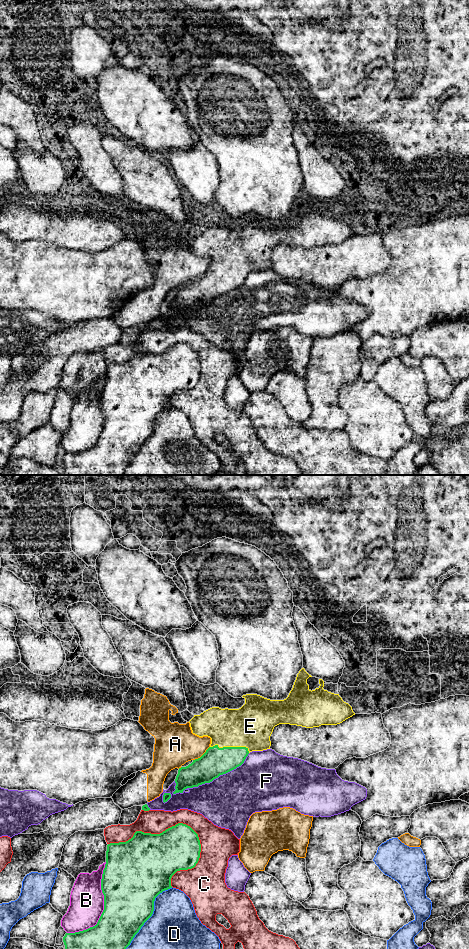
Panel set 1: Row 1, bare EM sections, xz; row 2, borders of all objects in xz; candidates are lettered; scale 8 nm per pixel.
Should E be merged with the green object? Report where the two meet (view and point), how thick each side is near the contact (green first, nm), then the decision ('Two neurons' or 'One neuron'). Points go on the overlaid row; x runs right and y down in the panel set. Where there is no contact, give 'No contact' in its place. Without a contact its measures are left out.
Touches green at xz (230, 747). Thickness 220 nm (green) against 340 nm. One neuron

